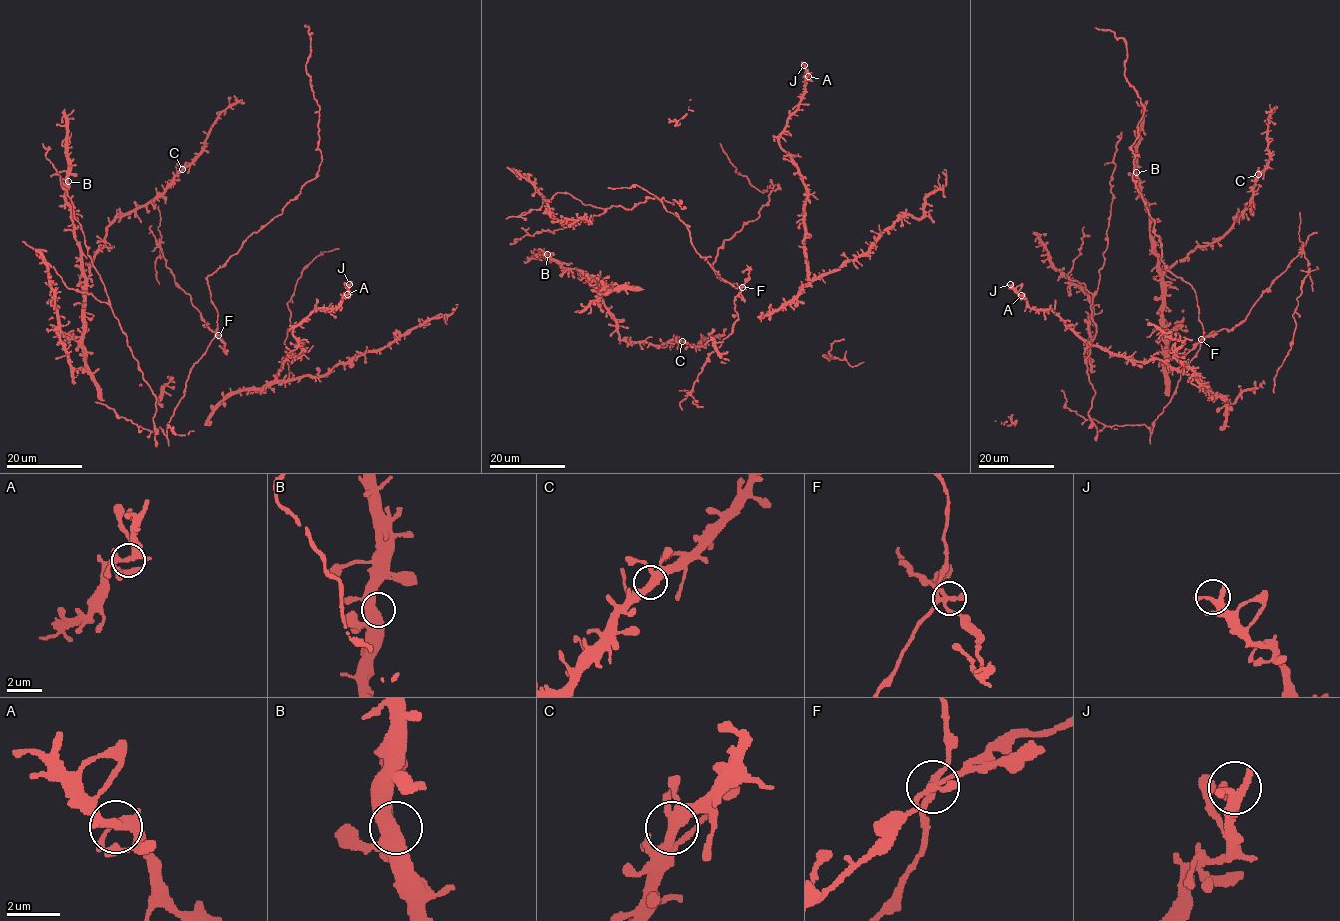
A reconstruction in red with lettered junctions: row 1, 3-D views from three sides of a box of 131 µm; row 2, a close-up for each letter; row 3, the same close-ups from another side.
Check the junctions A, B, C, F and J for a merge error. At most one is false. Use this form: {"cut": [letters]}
{"cut": ["F"]}

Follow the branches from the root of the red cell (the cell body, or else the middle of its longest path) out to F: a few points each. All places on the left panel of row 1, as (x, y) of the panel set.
F: (155, 396), (155, 436), (149, 436), (159, 427), (166, 434), (173, 410), (184, 395), (189, 370), (218, 335)

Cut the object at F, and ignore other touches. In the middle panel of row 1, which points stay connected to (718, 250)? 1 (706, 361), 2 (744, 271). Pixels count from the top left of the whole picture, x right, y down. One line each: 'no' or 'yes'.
1: no
2: no

